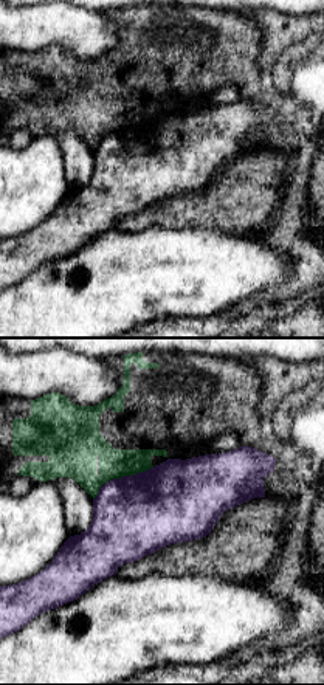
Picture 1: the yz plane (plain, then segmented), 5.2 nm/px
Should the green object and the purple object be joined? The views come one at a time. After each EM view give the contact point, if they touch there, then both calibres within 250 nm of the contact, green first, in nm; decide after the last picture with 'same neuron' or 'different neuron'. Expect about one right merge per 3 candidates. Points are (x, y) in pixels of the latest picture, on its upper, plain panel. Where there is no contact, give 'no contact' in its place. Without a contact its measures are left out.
(120, 129) | 200/420 nm

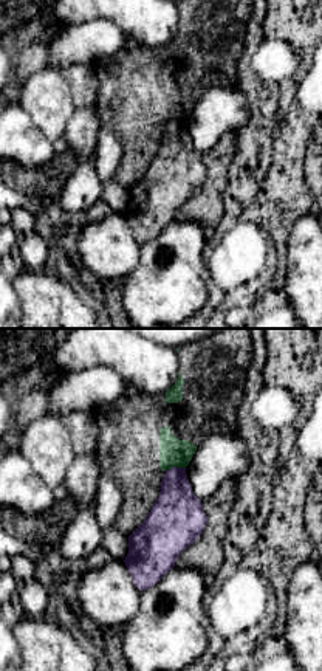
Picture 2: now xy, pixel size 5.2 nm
(175, 118) | 140/260 nm

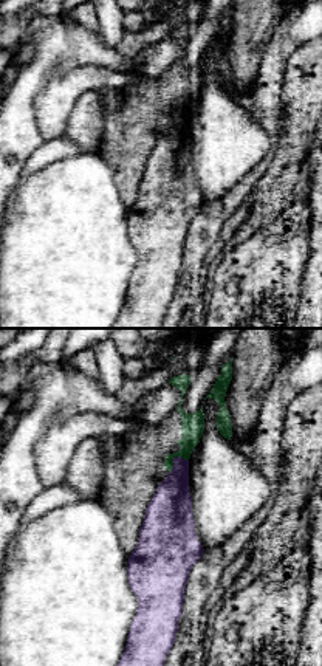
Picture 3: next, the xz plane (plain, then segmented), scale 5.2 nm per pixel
(174, 110) | 130/220 nm

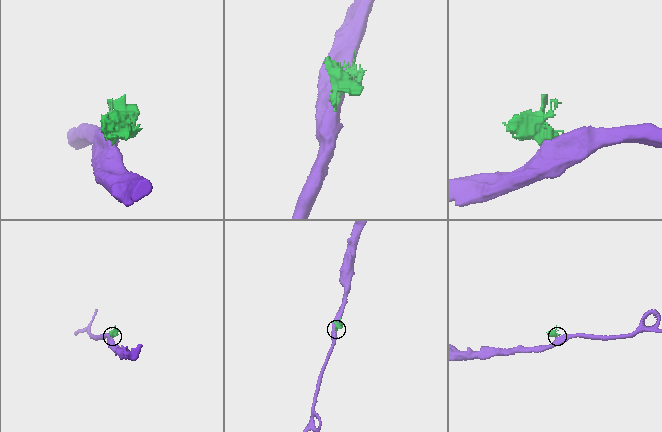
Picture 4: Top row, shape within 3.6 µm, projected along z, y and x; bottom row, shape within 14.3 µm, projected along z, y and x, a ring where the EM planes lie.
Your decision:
different neuron

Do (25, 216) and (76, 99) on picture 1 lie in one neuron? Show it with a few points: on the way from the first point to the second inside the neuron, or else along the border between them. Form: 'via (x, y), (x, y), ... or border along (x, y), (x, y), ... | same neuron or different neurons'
border along (55, 130), (36, 134) | different neurons

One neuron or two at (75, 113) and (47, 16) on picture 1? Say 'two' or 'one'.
two

